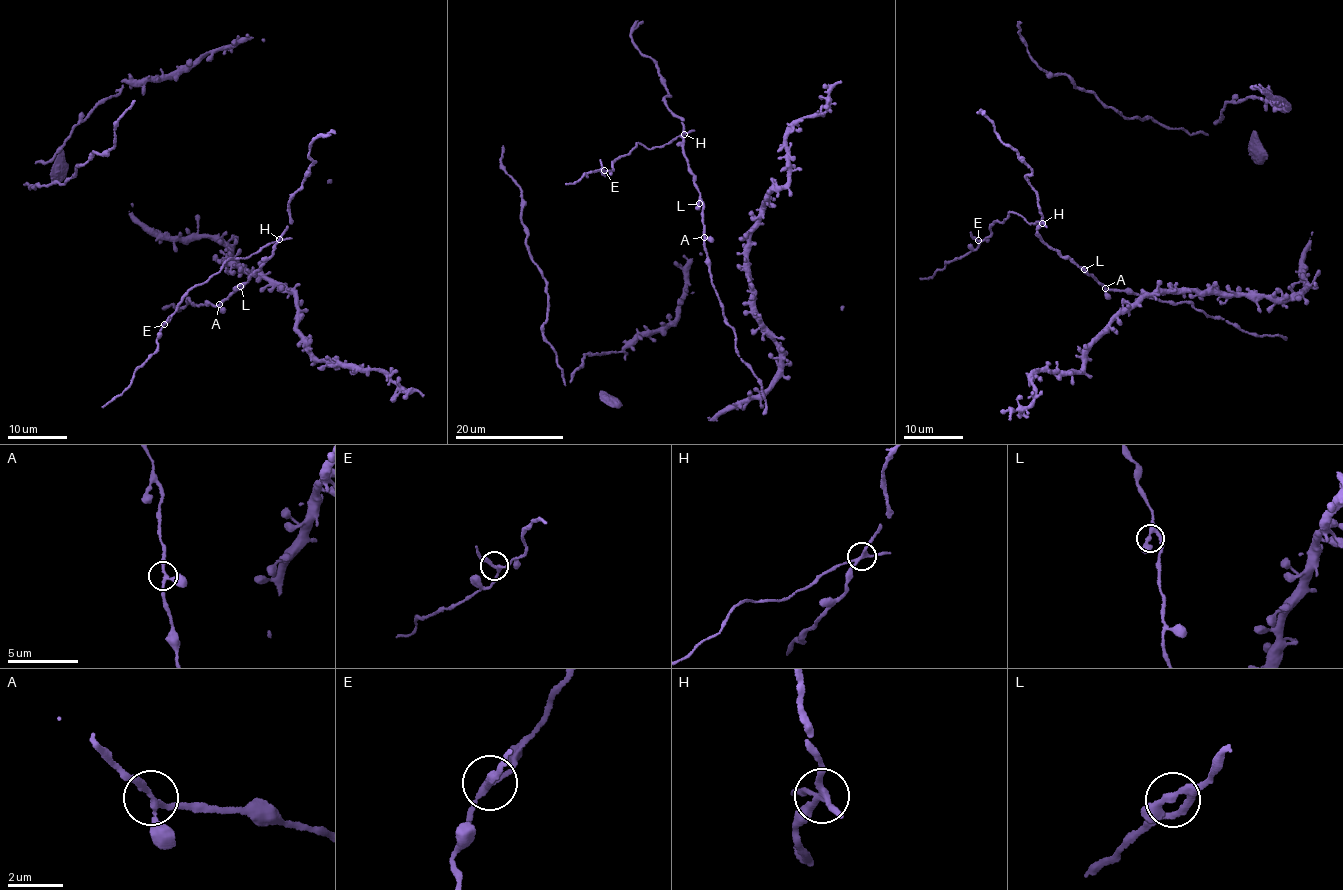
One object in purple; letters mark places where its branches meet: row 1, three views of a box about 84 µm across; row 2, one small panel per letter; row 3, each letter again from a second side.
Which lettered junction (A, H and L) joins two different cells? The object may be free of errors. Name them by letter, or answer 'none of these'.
H

